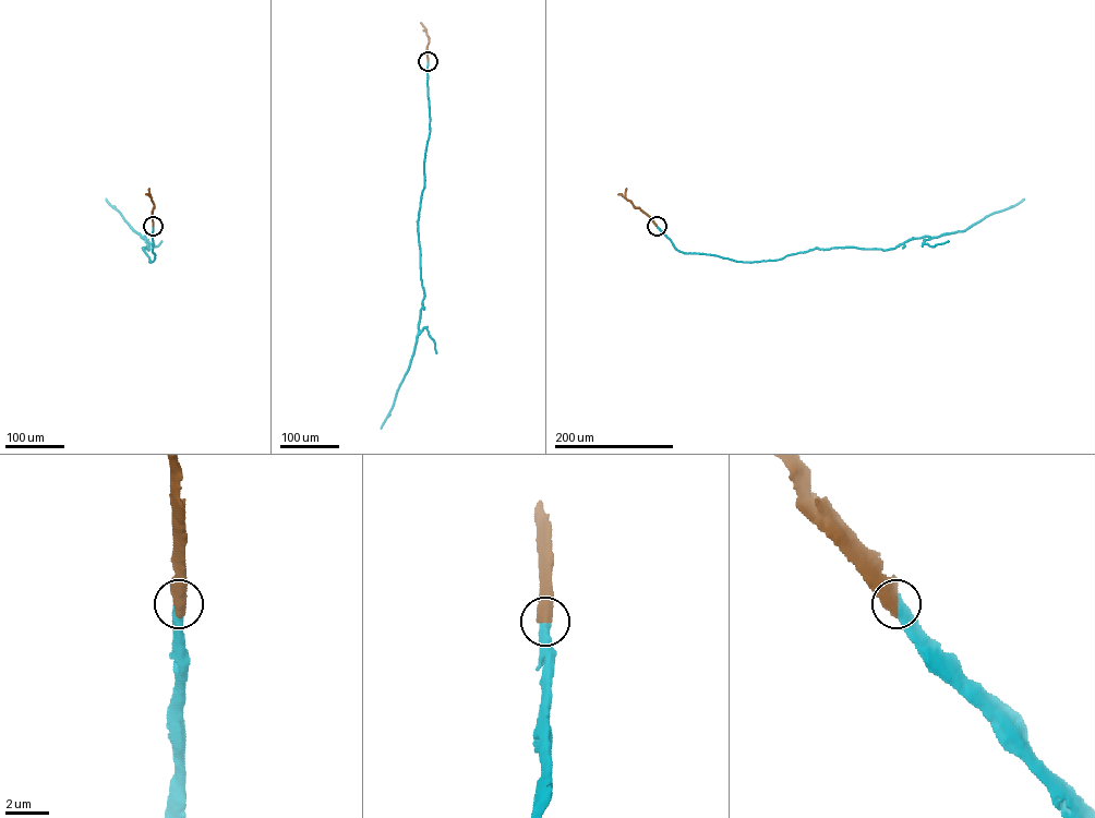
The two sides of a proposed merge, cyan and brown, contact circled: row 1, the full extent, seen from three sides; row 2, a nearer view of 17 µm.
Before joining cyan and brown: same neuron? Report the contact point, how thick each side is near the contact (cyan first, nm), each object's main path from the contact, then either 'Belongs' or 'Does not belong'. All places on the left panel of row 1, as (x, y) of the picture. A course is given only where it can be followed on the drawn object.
Place: (153, 226). Thickness 480 nm (cyan) against 650 nm. Course of cyan: (153, 226), (155, 259), (151, 262), (143, 249), (149, 249), (143, 237), (106, 199). Course of brown: (153, 226), (154, 205), (149, 189). Belongs

